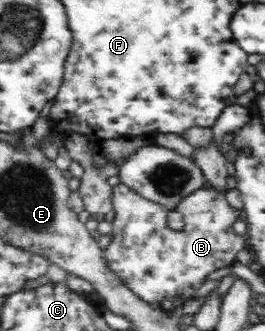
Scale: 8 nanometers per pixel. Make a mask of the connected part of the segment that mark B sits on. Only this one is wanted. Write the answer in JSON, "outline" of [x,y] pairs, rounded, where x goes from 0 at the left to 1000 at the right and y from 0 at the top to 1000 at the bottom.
{"outline":[[[468,556],[423,565],[419,619],[415,637],[430,640],[430,665],[423,665],[415,731],[389,755],[389,785],[426,834],[445,840],[491,885],[615,940],[653,940],[736,900],[777,834],[875,798],[894,785],[891,767],[928,749],[921,707],[883,701],[883,677],[902,659],[906,637],[857,610],[849,580],[766,568],[694,592],[664,625],[687,647],[687,671],[694,671],[687,695],[649,695],[634,683],[638,625],[528,595]]]}

